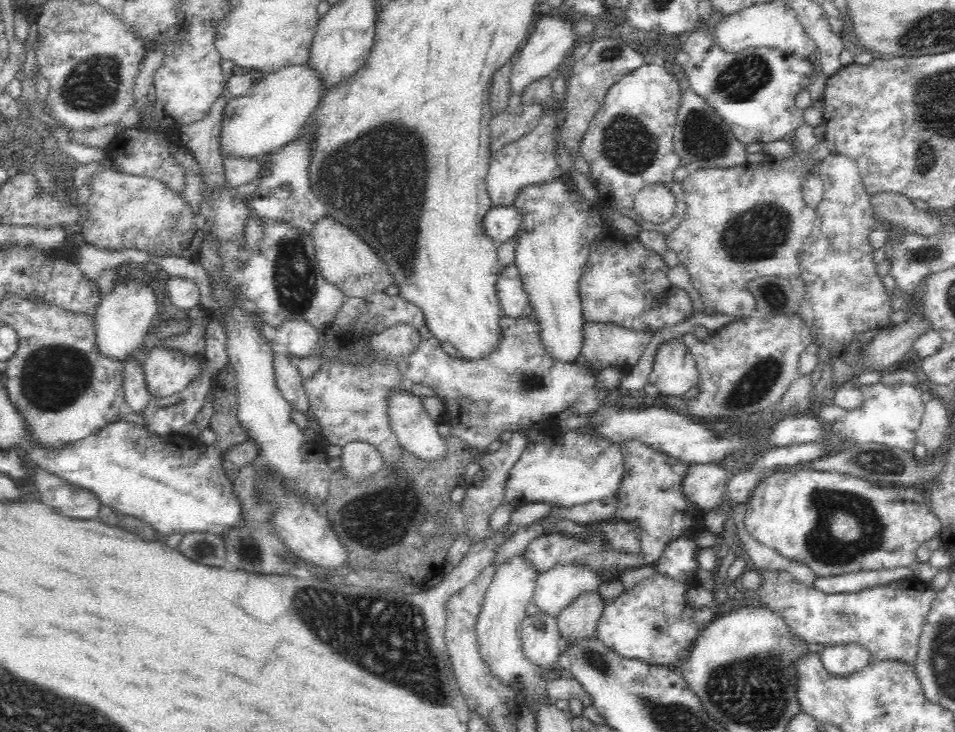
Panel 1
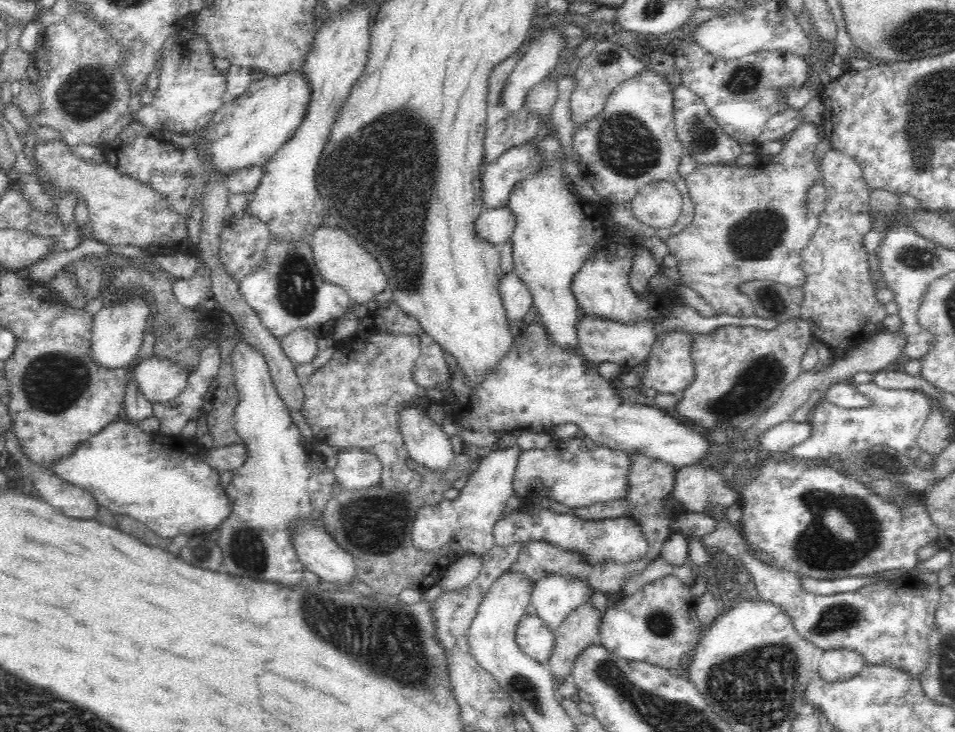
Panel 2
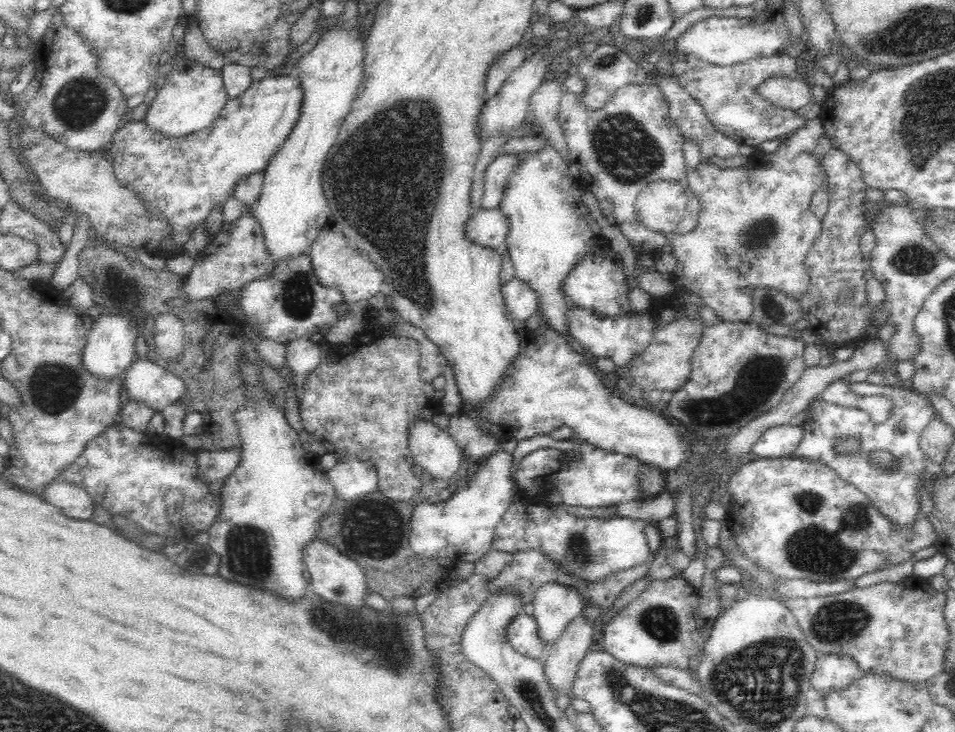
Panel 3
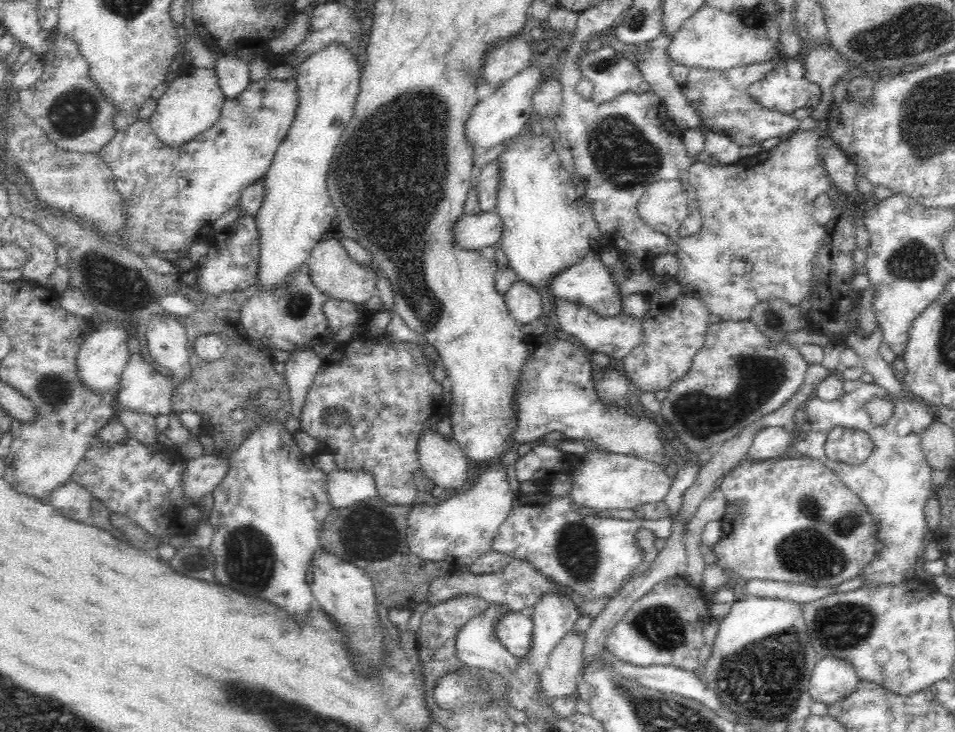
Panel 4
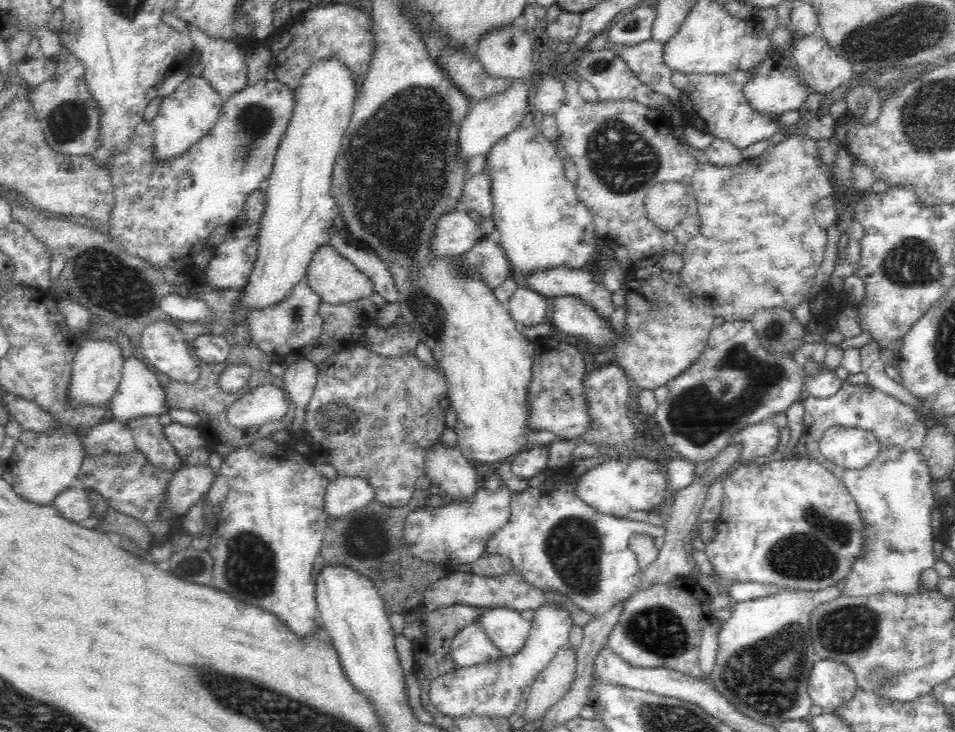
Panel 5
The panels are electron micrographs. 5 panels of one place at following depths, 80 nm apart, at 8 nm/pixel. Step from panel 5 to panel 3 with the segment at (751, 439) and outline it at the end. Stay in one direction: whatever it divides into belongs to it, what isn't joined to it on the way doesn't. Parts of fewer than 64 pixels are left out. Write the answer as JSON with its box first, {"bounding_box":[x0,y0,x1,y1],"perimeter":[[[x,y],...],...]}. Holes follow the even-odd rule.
{"bounding_box":[750,424,804,458],"perimeter":[[[782,424],[768,428],[754,443],[750,458],[786,457],[791,456],[804,436],[801,424]]]}

